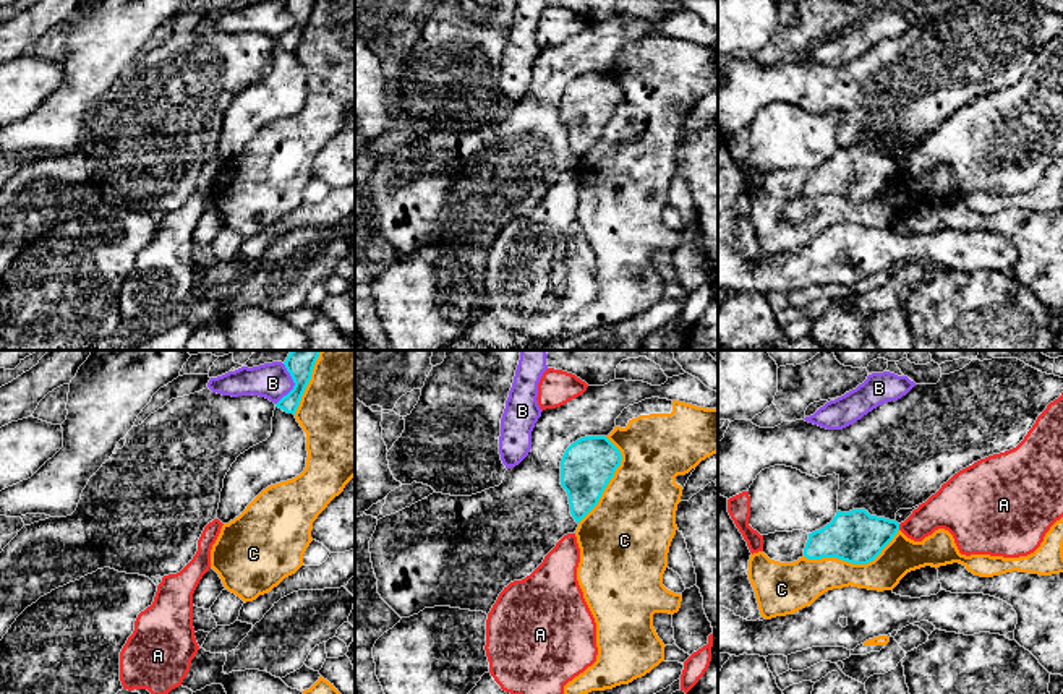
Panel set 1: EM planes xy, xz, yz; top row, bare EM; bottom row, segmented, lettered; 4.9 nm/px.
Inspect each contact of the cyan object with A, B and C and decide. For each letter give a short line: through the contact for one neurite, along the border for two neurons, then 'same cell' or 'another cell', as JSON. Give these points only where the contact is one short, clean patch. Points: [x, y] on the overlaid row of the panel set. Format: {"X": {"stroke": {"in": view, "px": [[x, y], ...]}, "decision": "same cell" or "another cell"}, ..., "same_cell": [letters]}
{"A": {"stroke": {"in": "yz", "px": [[898, 524], [900, 529]]}, "decision": "another cell"}, "B": {"decision": "another cell"}, "C": {"decision": "another cell"}, "same_cell": []}

